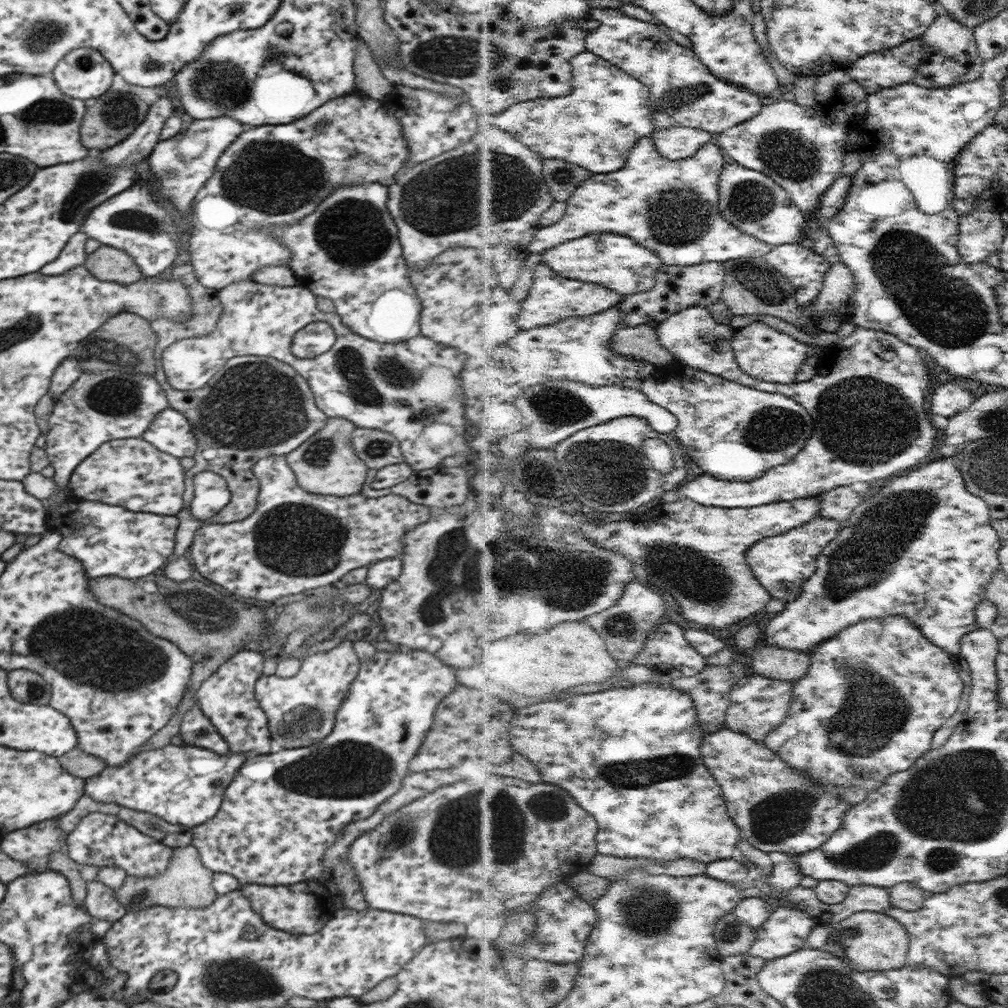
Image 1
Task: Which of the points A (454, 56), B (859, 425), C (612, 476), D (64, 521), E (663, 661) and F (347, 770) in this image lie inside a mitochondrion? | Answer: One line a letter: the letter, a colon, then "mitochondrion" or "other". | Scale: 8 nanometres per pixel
A: mitochondrion
B: mitochondrion
C: mitochondrion
D: other
E: other
F: mitochondrion

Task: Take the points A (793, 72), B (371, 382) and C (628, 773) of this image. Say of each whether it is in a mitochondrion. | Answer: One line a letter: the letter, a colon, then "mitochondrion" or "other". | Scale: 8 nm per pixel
A: other
B: mitochondrion
C: mitochondrion

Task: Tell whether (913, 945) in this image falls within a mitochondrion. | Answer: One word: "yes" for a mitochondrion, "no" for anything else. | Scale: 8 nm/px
no

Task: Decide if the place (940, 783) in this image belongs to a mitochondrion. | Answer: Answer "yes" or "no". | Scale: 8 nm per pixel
yes

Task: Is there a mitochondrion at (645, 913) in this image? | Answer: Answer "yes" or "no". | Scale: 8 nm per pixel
yes

